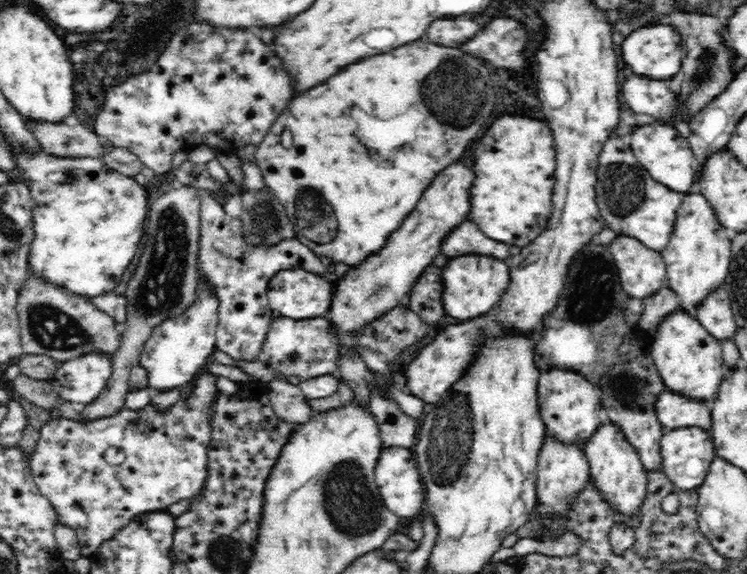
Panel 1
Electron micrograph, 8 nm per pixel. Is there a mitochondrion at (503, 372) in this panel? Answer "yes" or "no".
no

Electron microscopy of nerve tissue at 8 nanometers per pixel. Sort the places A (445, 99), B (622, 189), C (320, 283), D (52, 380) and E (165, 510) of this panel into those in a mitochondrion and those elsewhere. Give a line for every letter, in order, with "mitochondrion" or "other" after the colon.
A: mitochondrion
B: mitochondrion
C: other
D: other
E: other

